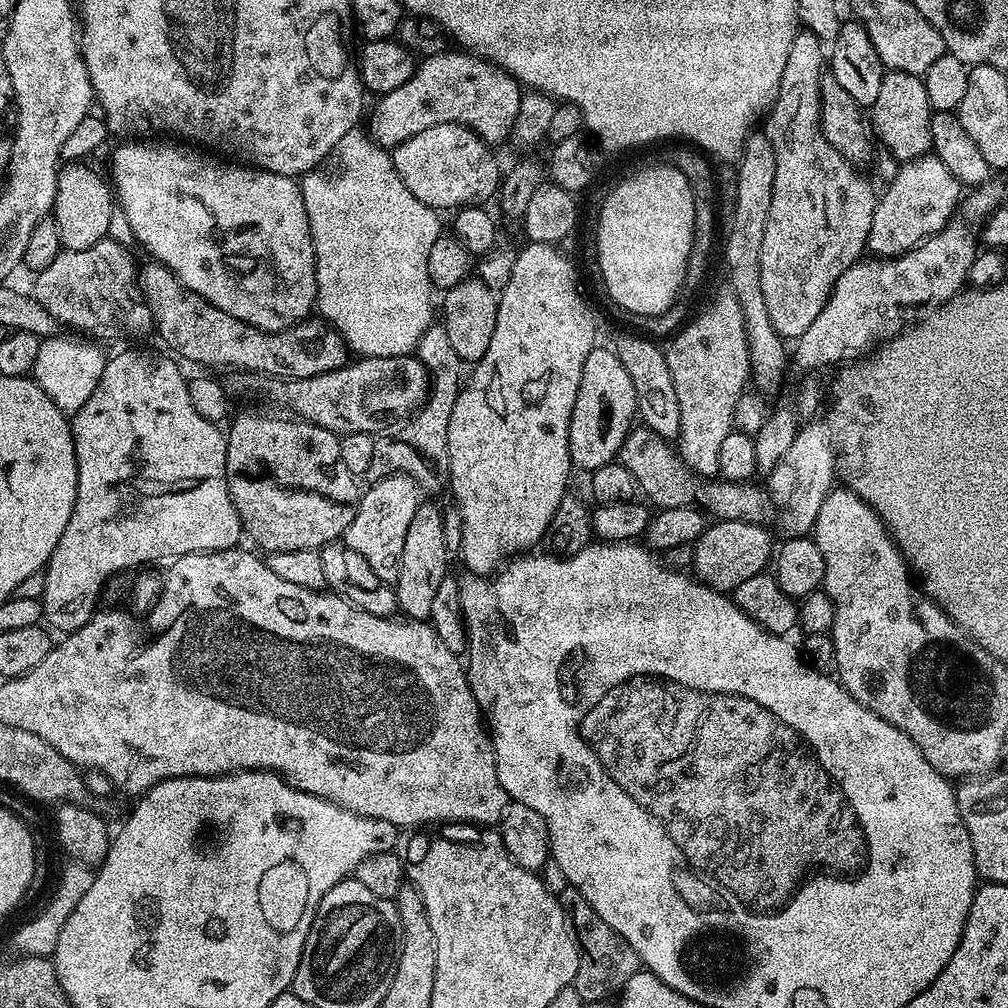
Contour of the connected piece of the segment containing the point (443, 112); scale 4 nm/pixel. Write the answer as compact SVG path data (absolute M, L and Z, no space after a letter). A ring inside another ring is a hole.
M463 50L440 51L419 61L412 77L398 90L390 90L379 97L372 112L371 139L380 147L393 149L397 144L422 134L430 126L461 124L471 132L477 132L489 145L499 140L507 141L518 115L521 85L510 73Z

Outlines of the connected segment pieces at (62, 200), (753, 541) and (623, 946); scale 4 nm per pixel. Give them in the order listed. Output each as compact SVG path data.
M68 162L56 178L56 193L50 213L58 226L58 238L67 250L86 250L108 236L110 218L114 211L114 192L104 180L84 162Z
M716 520L709 523L695 542L696 553L691 566L691 571L696 572L695 579L709 589L732 594L736 587L745 582L746 578L753 578L753 576L763 573L769 567L774 556L774 544L772 548L772 540L768 537L768 531L767 527L751 524L745 520Z
M571 886L565 889L564 893L562 891L559 893L558 899L564 907L565 916L568 917L569 929L576 938L576 947L580 949L574 987L585 1005L591 1006L599 1000L615 997L624 989L626 982L630 982L630 978L634 978L634 974L641 971L642 965L634 946L630 946L630 942L626 942L626 938L622 938L618 930L606 926L606 922L598 918L590 902L582 898L578 889Z

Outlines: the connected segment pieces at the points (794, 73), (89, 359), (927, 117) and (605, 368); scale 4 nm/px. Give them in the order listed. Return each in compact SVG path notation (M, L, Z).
M807 30L797 31L794 42L790 42L790 46L788 47L786 66L782 70L778 94L776 95L775 102L772 103L770 115L767 117L767 120L769 120L766 132L772 141L772 149L774 150L774 190L772 191L770 218L766 218L766 238L762 238L760 285L762 286L762 294L766 300L766 310L770 314L770 322L774 325L777 332L785 338L795 338L804 333L806 326L810 326L810 322L814 322L814 318L818 318L818 314L822 314L822 306L826 306L826 302L832 293L832 288L838 282L840 275L851 264L855 264L857 260L865 255L868 247L868 235L870 234L870 222L874 218L874 210L878 203L878 192L875 192L868 185L866 177L859 176L856 173L859 172L857 165L851 164L846 158L842 158L842 154L838 154L838 150L834 150L834 146L830 146L830 142L826 142L826 138L822 134L822 130L820 129L820 78L825 75L825 72L825 45L813 32Z
M57 334L41 339L38 346L38 358L34 361L30 376L41 390L62 410L64 415L71 418L82 406L86 406L86 398L94 394L94 386L104 373L106 355L100 348L92 344L79 344L76 340L67 340L64 334Z
M885 71L882 90L878 90L878 98L874 98L870 106L870 124L874 129L875 139L884 143L885 150L898 160L896 162L917 160L919 156L929 155L932 146L932 114L930 98L926 98L926 86L921 77L909 72Z
M611 347L592 348L586 366L582 366L582 382L570 418L568 449L573 465L577 469L591 470L613 463L620 455L625 438L634 428L637 416L636 391L634 382L630 382L630 374L626 374L626 366L622 366Z

